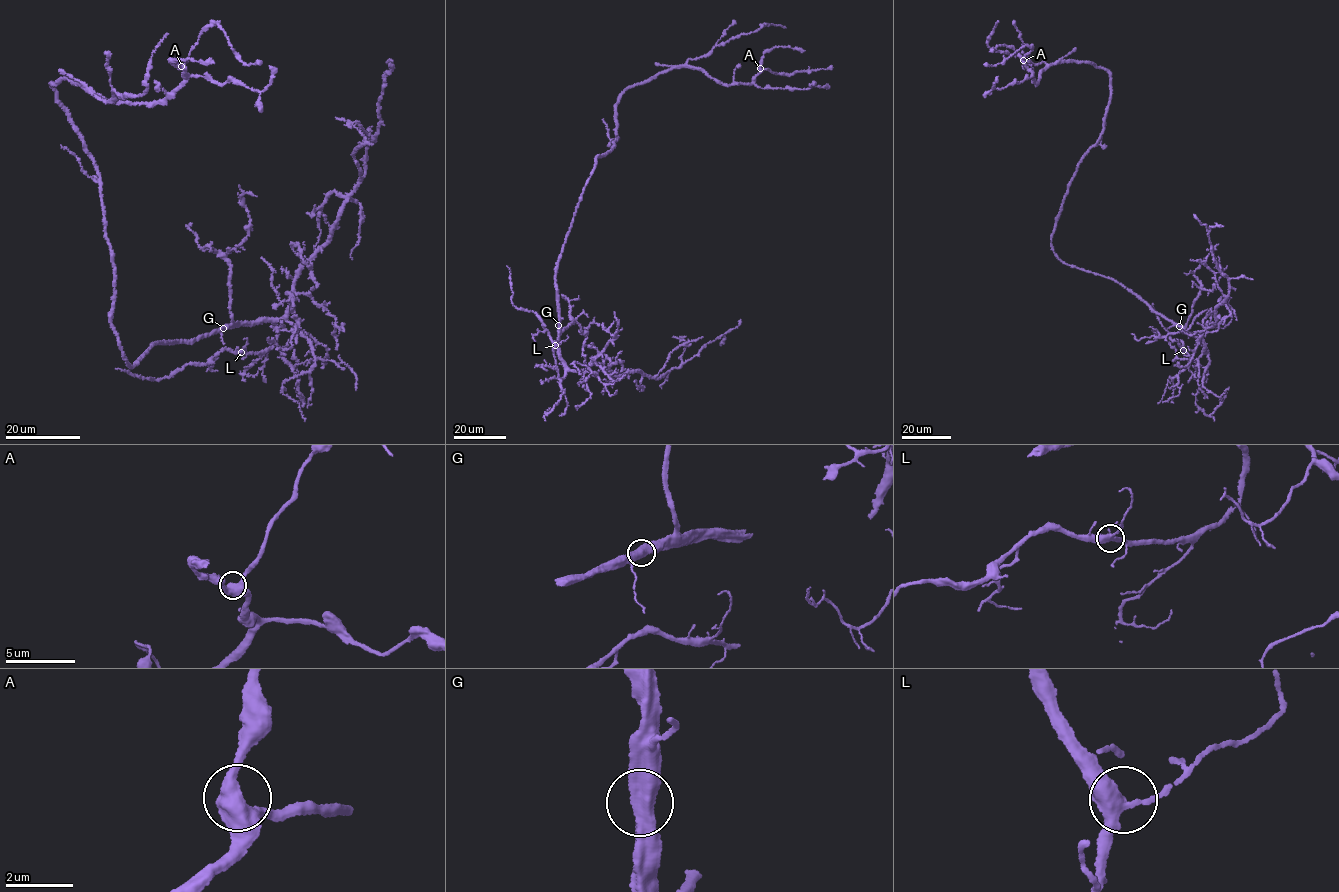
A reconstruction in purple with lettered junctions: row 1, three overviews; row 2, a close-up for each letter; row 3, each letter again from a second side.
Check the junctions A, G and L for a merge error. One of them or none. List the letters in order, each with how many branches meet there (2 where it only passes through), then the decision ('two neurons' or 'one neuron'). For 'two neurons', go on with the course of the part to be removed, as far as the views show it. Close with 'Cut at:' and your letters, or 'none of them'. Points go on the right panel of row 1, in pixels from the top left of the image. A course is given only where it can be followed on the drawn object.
A: 3 branches meet; one neuron
G: 2 branches meet; one neuron
L: 3 branches meet; one neuron
Cut at: none of them

